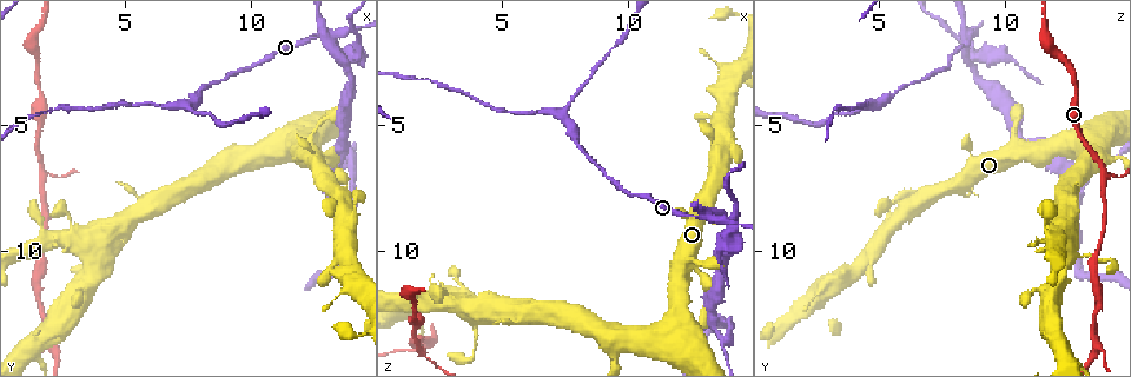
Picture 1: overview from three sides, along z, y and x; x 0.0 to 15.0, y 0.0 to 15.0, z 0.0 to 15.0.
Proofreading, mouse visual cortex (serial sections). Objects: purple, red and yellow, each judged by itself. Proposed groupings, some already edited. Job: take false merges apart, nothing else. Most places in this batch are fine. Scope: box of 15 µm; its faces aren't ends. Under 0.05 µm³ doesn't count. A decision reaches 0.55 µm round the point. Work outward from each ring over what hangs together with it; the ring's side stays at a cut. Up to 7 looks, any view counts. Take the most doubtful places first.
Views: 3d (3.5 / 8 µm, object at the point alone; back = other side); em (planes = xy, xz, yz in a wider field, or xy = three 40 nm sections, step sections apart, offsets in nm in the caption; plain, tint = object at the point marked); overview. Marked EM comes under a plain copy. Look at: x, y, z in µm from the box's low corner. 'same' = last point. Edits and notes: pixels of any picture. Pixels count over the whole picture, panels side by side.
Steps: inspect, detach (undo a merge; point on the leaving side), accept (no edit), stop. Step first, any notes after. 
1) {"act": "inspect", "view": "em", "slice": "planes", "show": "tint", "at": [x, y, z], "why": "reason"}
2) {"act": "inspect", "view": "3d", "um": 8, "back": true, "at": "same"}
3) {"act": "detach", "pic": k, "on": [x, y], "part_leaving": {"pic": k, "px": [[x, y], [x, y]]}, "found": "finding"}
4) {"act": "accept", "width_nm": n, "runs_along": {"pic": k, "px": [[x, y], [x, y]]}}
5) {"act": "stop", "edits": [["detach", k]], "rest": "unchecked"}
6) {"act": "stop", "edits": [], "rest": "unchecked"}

{"act": "inspect", "view": "3d", "um": 3.5, "at": [1.7, 6.9, 13.9], "why": "calibre changes"}

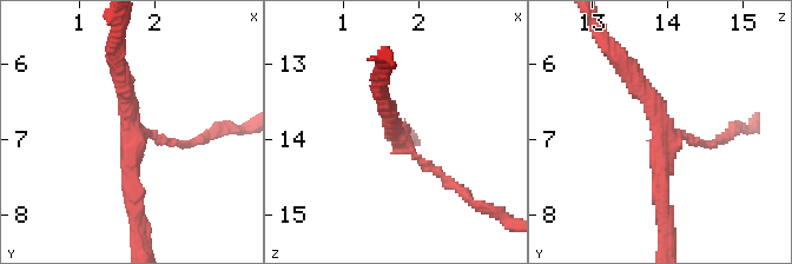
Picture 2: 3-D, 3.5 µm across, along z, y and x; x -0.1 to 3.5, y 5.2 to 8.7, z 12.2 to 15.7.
{"act": "inspect", "view": "em", "slice": "xy", "step": 1, "show": "tint", "at": [1.80, 6.95, 13.90], "arms": 3, "arm_widths_nm": [100, 200, 250]}

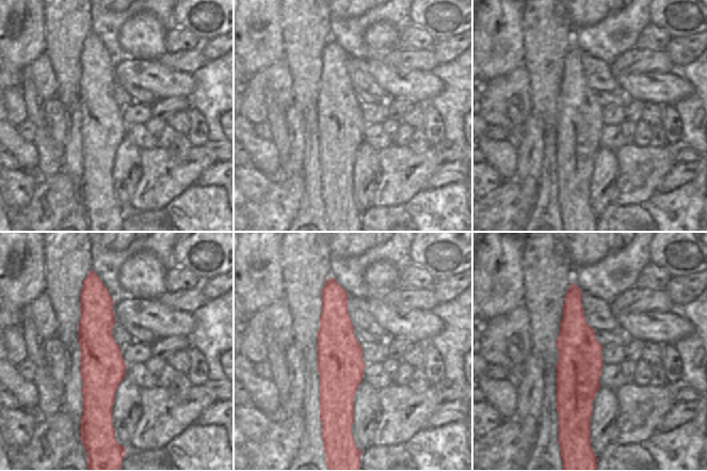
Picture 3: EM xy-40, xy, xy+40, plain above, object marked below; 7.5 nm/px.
{"act": "inspect", "view": "em", "slice": "xy", "step": 5, "show": "tint", "at": "same"}

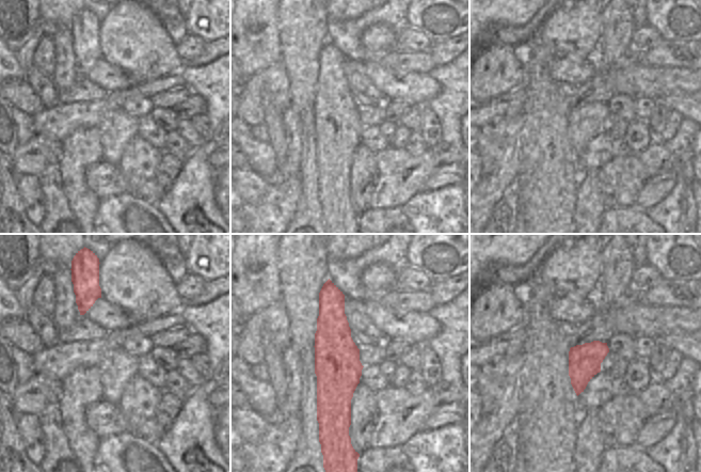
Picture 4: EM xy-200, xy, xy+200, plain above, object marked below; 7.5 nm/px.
{"act": "accept", "runs_along": {"pic": 4, "px": [[329, 286], [335, 409], [341, 424]]}, "found": "all the same cell"}

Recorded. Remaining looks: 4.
{"act": "inspect", "view": "3d", "um": 8, "at": [7.4, 4.2, 4.7], "why": "a fork"}

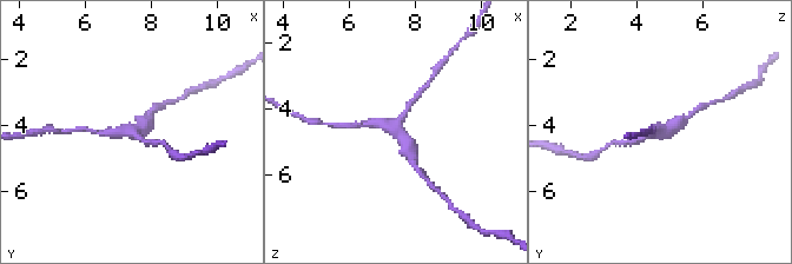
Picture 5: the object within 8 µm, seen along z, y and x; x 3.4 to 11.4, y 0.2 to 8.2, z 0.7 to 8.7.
{"act": "inspect", "view": "3d", "um": 3.5, "at": [7.4, 4.2, 4.6], "why": "closer look"}

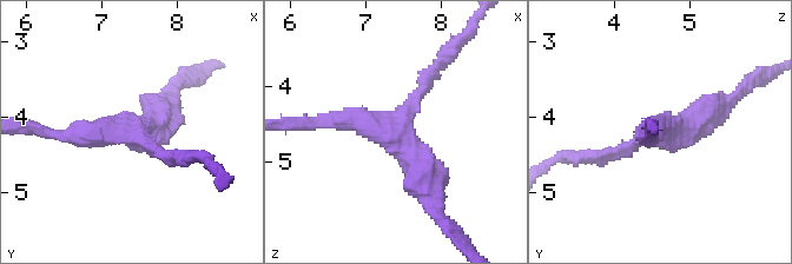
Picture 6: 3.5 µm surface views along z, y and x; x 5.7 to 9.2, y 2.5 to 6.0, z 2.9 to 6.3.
{"act": "accept", "arms": 3, "runs_along": {"pic": 6, "px": [[429, 193], [385, 130], [317, 121]]}, "found": "all the same cell"}

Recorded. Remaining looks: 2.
{"act": "inspect", "view": "em", "slice": "xy", "step": 2, "show": "tint", "at": [9.4, 6.3, 14.1], "why": "sudden change in width"}

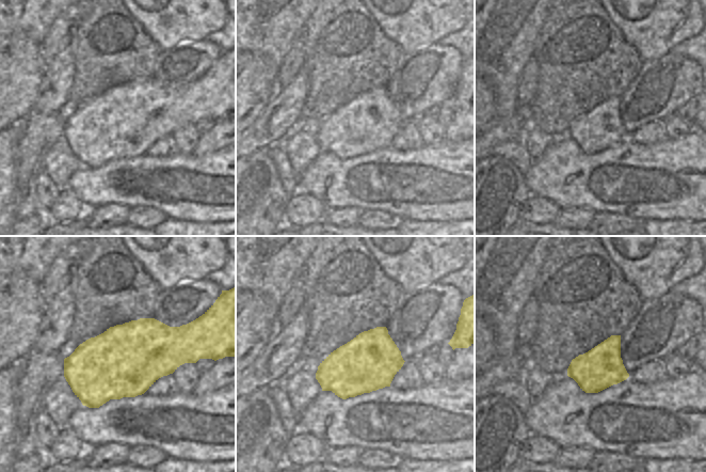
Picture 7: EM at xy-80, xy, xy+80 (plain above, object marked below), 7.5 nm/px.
{"act": "inspect", "view": "3d", "um": 3.5, "at": "same", "why": "see where the arms go"}

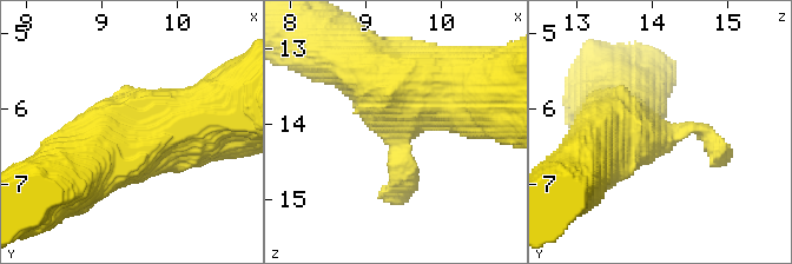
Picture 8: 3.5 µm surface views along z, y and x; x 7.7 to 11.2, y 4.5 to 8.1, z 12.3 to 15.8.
{"act": "accept", "found": "one cell here"}

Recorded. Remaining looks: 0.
{"act": "stop", "edits": [], "rest": "unchecked"}

